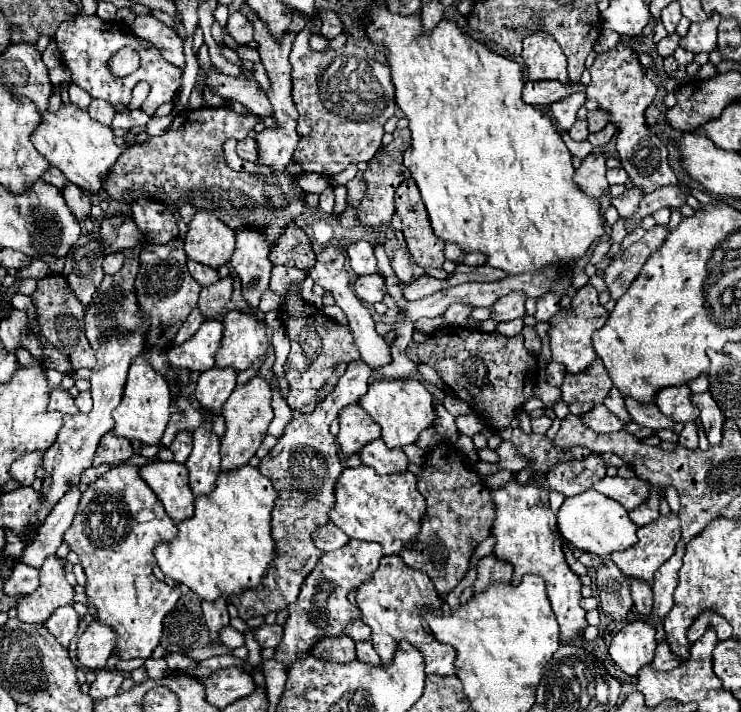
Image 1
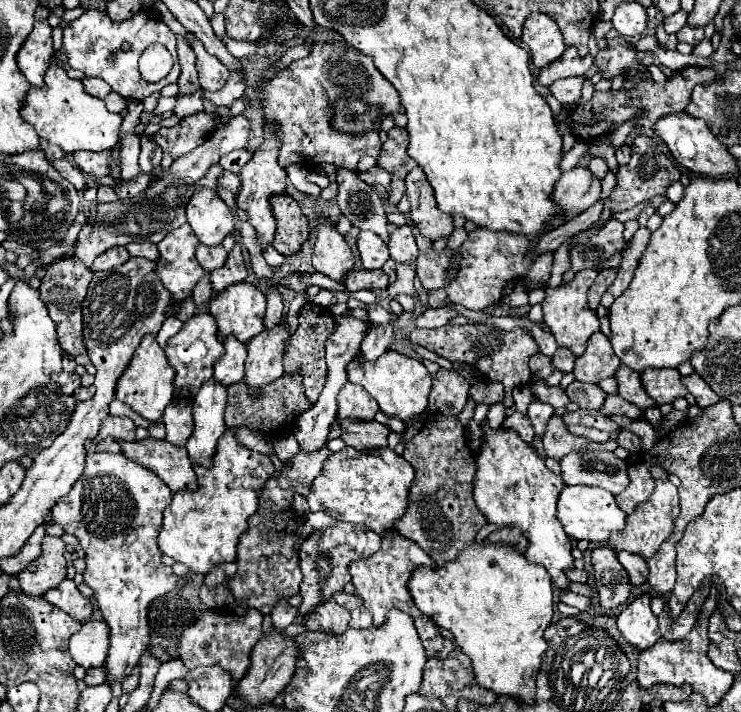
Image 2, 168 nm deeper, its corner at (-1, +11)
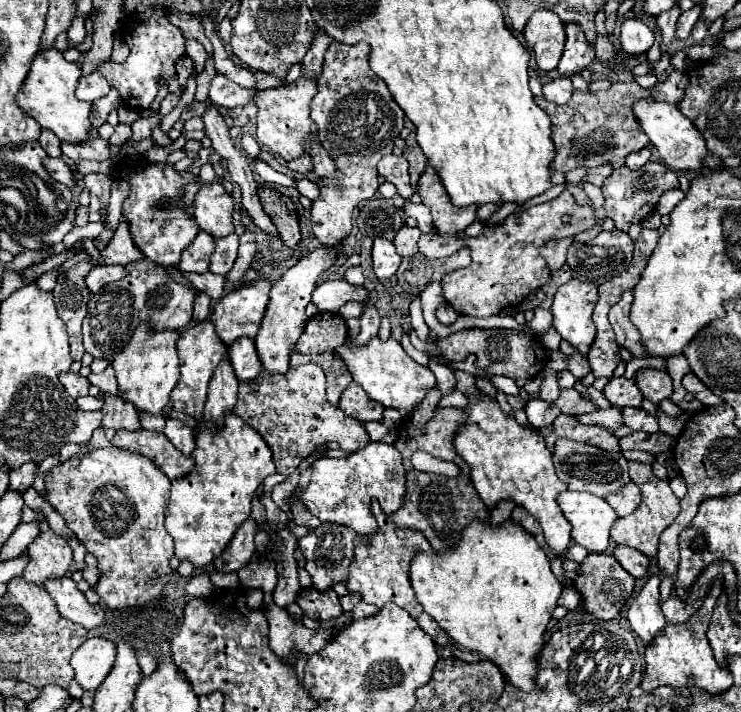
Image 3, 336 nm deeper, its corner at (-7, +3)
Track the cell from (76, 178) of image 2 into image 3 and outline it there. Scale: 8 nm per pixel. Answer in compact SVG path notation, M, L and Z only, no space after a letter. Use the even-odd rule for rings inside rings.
M46 158L44 160L44 170L60 184L66 184L68 188L74 188L76 186L76 180L74 180L74 172L72 168L62 160L62 158Z

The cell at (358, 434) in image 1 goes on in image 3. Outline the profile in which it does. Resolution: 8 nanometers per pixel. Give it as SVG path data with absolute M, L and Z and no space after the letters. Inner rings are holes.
M350 382L348 388L342 392L338 408L346 416L352 416L352 418L356 418L360 422L380 420L382 412L384 412L384 408L380 408L380 404L376 404L374 400L370 400L368 394L356 382Z

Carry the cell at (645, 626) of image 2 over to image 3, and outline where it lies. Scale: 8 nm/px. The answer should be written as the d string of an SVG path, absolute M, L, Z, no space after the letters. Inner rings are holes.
M650 576L628 610L628 620L632 624L632 630L642 638L644 644L650 644L652 638L658 632L662 632L662 628L666 626L660 608L658 586L660 586L660 576Z

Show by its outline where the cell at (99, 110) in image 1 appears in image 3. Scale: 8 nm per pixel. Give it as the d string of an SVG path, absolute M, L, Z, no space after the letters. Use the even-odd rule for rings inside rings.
M98 72L82 76L76 86L76 98L84 100L84 102L94 102L94 100L106 96L108 92L110 92L110 86L104 80L104 76L100 76Z

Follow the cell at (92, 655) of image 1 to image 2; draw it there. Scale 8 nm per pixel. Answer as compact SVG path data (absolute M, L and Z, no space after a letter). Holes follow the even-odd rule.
M88 620L70 638L70 654L84 668L102 666L108 652L108 626L104 620Z

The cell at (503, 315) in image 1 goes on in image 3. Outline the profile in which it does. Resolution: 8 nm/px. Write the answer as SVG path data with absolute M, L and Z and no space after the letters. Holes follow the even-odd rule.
M564 238L564 240L550 240L548 244L544 244L544 248L540 248L542 258L548 262L548 268L552 272L560 270L566 262L566 250L568 246L574 242L574 238Z

